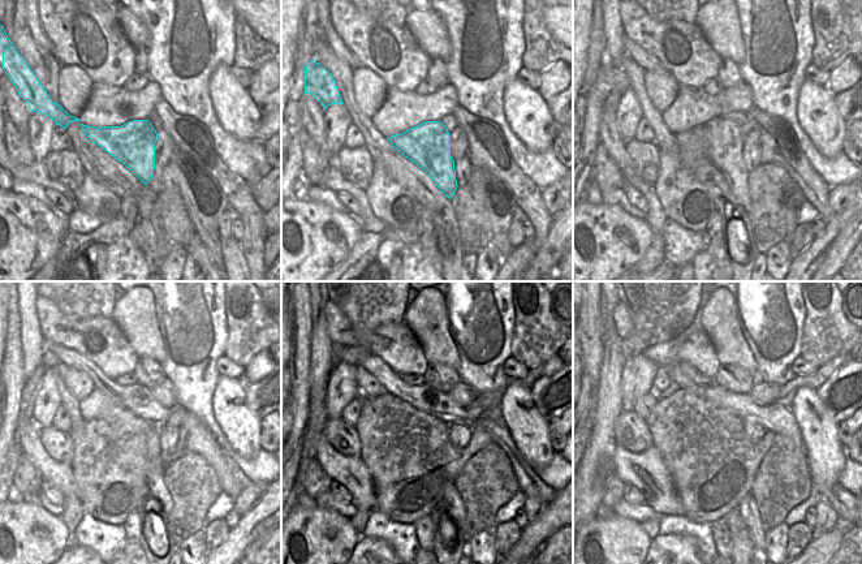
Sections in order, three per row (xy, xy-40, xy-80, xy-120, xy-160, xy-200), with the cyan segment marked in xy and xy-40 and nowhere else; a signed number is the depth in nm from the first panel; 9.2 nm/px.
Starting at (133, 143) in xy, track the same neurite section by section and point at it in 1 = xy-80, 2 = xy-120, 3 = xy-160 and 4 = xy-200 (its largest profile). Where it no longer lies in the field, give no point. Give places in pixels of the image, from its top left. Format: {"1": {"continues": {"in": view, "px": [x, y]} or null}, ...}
{"1": {"continues": {"in": "xy-80", "px": [725, 153]}}, "2": {"continues": {"in": "xy-120", "px": [155, 470]}}, "3": {"continues": {"in": "xy-160", "px": [456, 508]}}, "4": {"continues": {"in": "xy-200", "px": [748, 508]}}}

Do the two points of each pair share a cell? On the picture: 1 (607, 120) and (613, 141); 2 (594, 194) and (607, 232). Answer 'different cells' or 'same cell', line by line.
1: same cell
2: different cells

